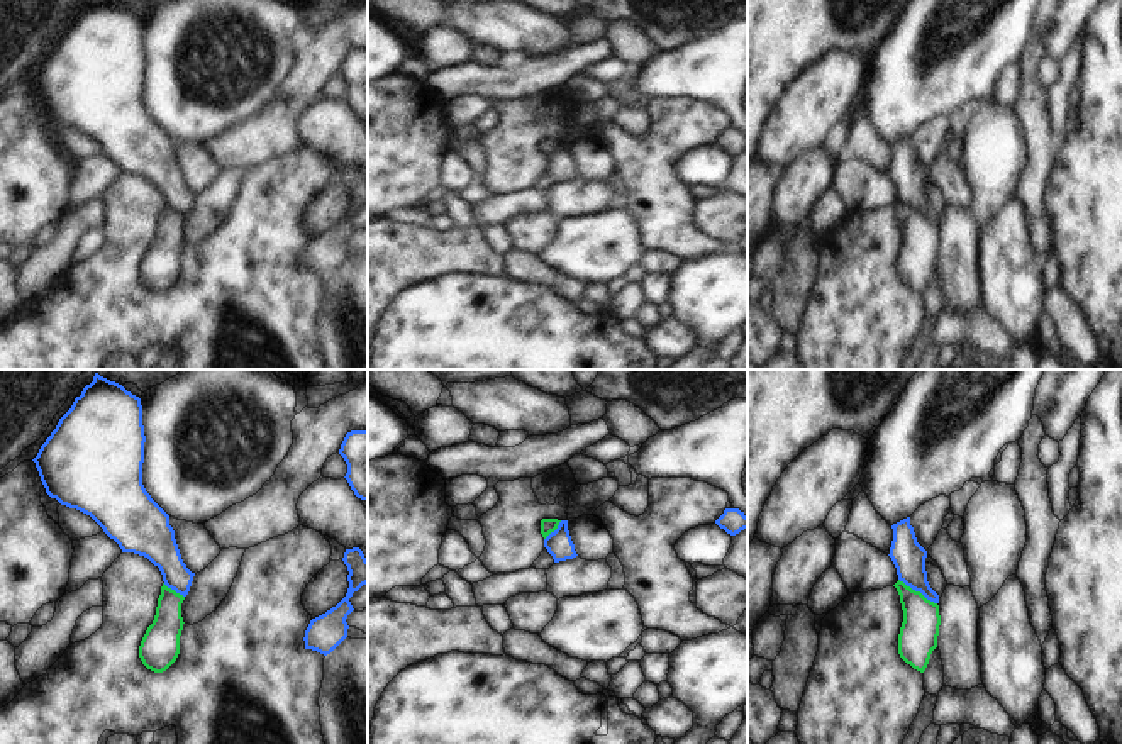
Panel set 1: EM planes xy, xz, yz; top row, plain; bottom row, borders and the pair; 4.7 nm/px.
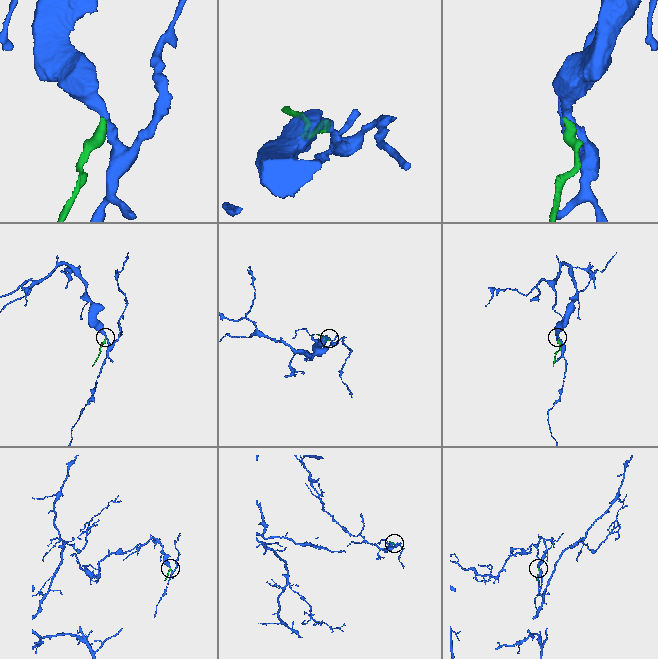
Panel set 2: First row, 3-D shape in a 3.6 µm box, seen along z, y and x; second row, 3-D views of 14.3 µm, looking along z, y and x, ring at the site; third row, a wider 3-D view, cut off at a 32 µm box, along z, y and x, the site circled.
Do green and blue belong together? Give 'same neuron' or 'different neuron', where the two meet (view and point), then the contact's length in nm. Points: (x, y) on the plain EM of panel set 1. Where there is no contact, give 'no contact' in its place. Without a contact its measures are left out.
different neuron; contact yz (917, 212); length 220 nm

